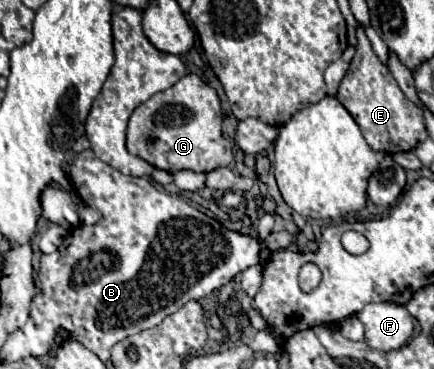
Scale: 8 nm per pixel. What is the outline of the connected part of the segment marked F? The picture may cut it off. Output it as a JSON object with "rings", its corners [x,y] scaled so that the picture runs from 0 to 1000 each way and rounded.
{"rings":[[[853,818],[820,856],[843,889],[843,932],[885,954],[926,943],[954,894],[945,846],[922,824]]]}

